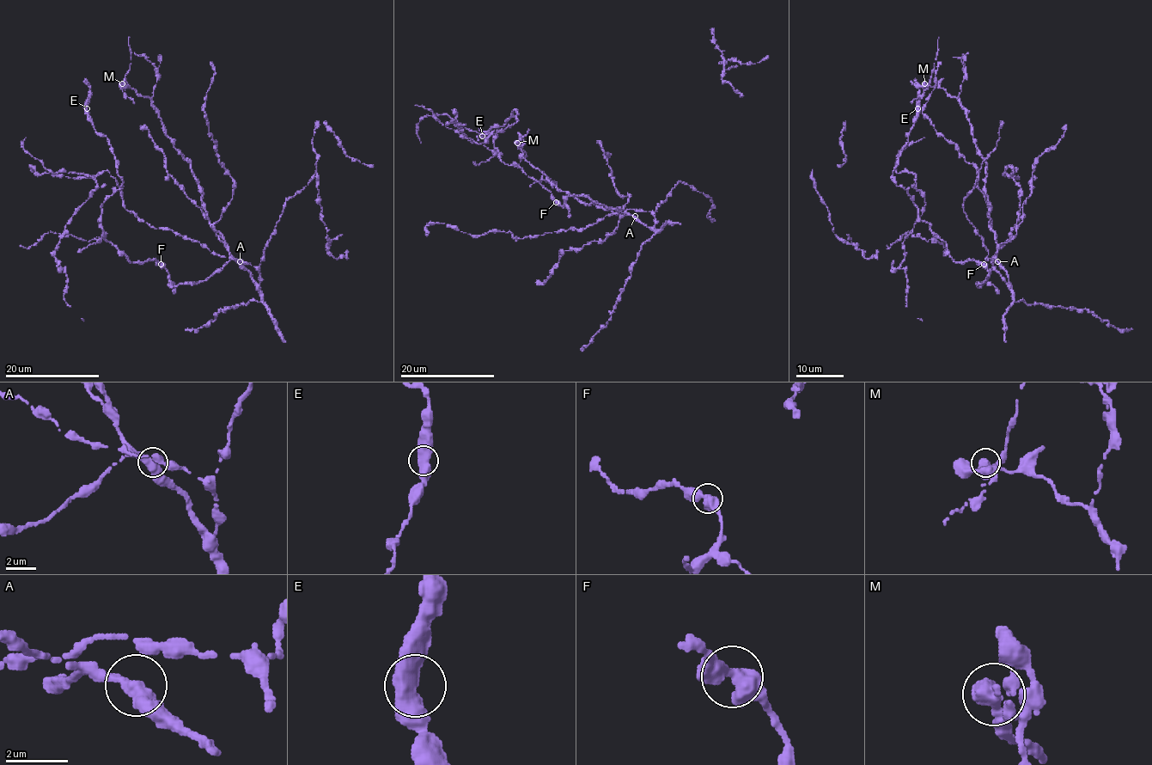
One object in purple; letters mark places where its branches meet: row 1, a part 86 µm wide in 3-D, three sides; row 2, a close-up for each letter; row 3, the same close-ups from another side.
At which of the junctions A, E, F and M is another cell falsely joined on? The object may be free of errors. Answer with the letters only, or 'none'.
M

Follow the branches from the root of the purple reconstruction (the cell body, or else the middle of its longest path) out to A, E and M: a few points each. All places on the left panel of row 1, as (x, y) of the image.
A: (215, 273), (231, 260), (240, 261)
E: (215, 273), (172, 286), (155, 260), (131, 261), (105, 238), (101, 205), (123, 179), (87, 108)
M: (215, 273), (231, 256), (206, 216), (203, 191), (191, 163), (173, 146), (152, 100), (123, 83)

